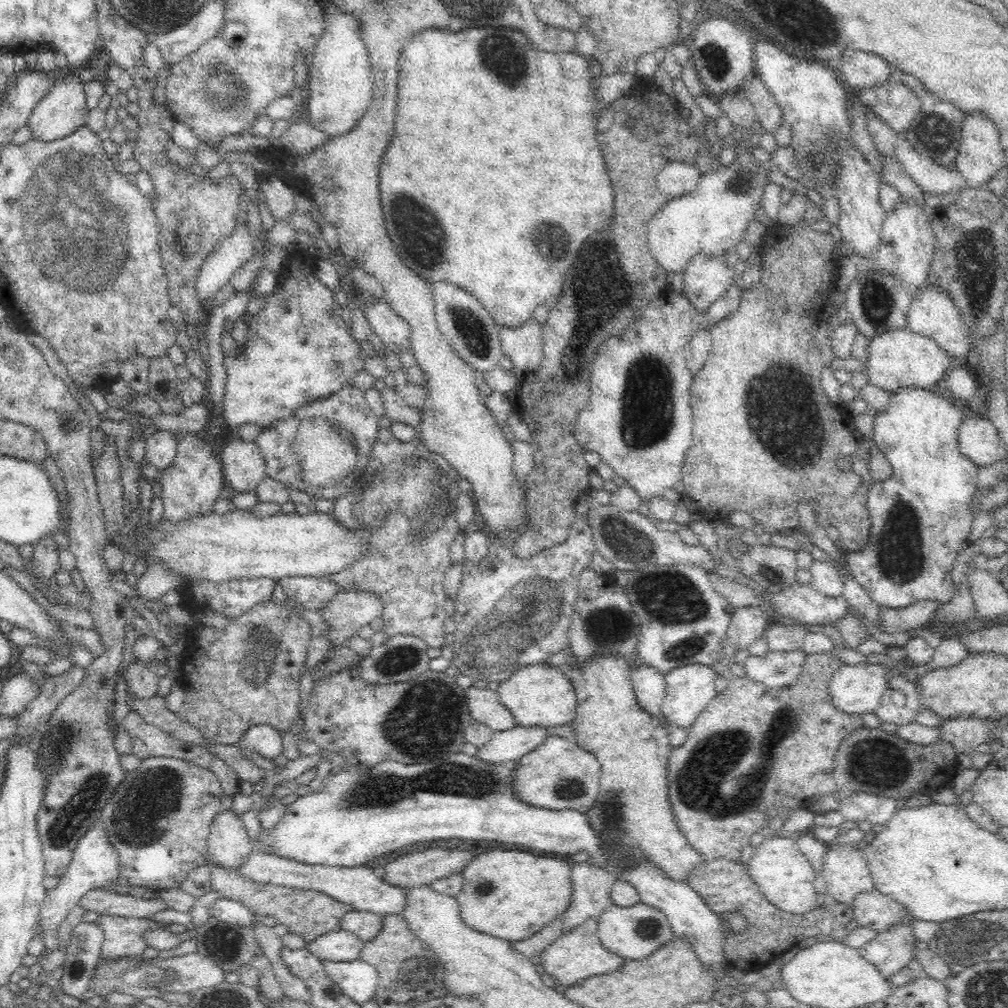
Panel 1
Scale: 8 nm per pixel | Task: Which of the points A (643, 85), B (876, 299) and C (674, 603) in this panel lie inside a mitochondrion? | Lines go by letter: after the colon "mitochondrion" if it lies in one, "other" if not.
A: other
B: mitochondrion
C: mitochondrion

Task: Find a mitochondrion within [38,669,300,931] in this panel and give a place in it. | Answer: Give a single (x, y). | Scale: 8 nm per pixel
(81, 807)

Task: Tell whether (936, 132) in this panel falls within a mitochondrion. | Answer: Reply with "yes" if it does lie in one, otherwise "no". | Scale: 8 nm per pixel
yes

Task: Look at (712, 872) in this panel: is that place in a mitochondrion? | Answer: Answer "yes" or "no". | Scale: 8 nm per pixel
no

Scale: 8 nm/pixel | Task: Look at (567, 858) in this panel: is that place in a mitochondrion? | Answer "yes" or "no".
no

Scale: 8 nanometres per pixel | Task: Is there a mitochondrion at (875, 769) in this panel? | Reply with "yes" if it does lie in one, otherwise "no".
yes

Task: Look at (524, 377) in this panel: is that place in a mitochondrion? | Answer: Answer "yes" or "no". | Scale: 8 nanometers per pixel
no

